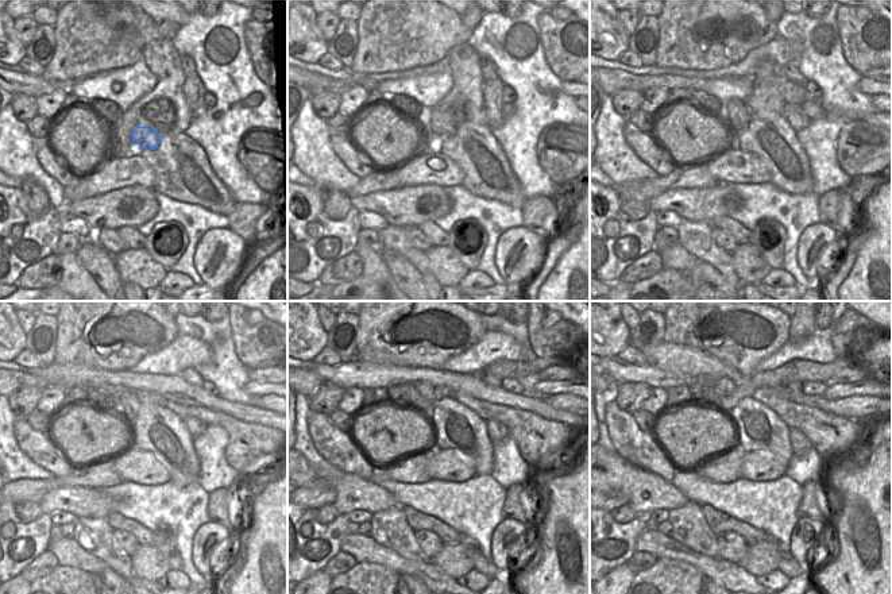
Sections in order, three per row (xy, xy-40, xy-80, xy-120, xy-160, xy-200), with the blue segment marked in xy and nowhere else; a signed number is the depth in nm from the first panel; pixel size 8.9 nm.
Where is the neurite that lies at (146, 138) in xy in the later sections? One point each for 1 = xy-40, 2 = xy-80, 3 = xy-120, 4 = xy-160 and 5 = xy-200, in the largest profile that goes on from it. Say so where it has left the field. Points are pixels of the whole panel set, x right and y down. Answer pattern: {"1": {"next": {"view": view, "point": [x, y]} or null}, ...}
{"1": {"next": {"view": "xy-40", "point": [440, 126]}}, "2": {"next": {"view": "xy-80", "point": [737, 116]}}, "3": {"next": {"view": "xy-120", "point": [128, 398]}}, "4": {"next": {"view": "xy-160", "point": [425, 389]}}, "5": {"next": {"view": "xy-200", "point": [723, 386]}}}

